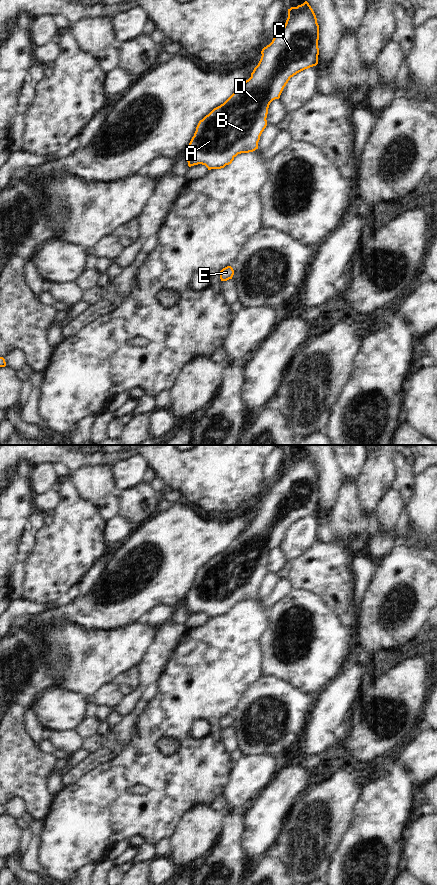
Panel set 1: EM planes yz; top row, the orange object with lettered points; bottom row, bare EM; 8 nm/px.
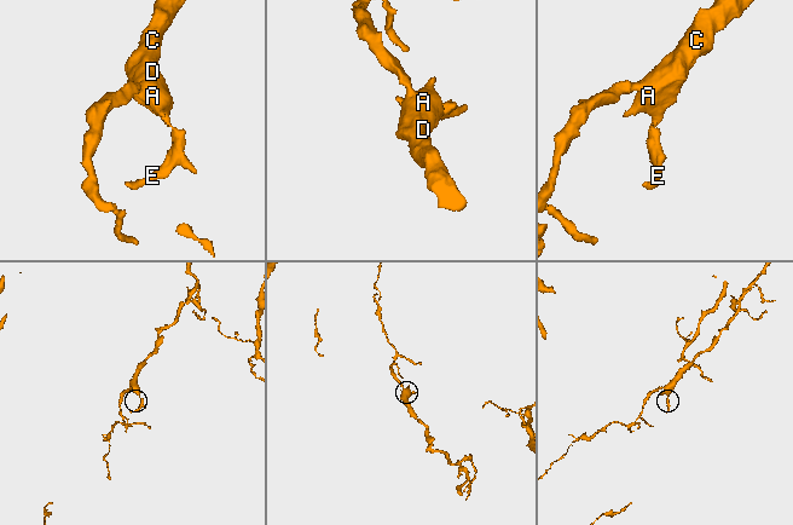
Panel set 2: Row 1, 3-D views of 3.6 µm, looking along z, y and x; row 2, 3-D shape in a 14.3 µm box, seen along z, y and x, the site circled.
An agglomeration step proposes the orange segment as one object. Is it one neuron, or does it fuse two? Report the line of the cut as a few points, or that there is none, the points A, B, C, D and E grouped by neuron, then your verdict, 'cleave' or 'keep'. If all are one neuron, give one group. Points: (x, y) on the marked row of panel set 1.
no cut; A B C D E; keep

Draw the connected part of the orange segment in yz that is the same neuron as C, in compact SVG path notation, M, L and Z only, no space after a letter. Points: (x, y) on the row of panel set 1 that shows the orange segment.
M305 1L288 9L284 27L275 34L272 42L262 49L261 59L251 77L223 104L199 121L185 152L188 166L202 164L208 170L221 169L231 164L238 154L258 149L260 136L267 126L270 103L280 98L291 77L318 64L318 40L319 25L309 3Z

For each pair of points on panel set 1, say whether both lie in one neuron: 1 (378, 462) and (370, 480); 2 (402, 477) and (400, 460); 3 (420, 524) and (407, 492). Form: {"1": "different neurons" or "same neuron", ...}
{"1": "same neuron", "2": "same neuron", "3": "different neurons"}

